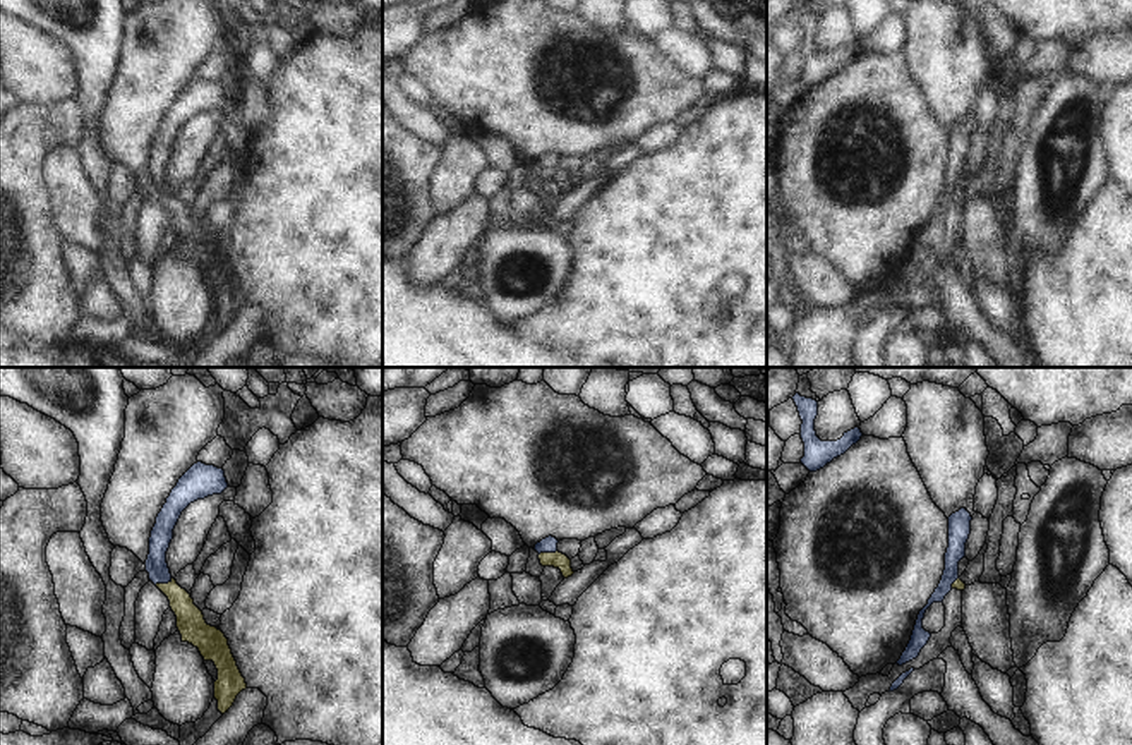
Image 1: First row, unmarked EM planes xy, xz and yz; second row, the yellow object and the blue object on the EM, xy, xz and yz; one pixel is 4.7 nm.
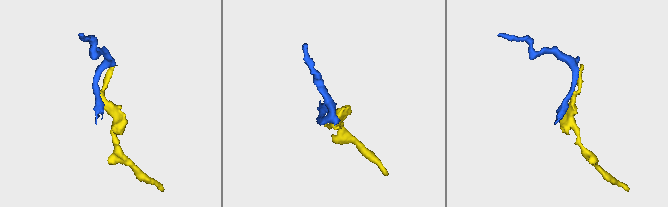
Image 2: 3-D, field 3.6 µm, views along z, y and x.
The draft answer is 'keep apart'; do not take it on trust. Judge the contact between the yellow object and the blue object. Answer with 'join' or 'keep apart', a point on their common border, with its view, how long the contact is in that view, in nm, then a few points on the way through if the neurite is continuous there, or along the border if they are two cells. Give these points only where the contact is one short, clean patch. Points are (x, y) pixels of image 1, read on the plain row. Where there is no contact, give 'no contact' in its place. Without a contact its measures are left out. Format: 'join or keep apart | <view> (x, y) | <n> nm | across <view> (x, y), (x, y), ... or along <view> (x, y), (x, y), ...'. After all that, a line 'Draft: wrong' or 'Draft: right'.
keep apart | xy (163, 199) | 90 nm | along xy (172, 194), (155, 199)
Draft: right

